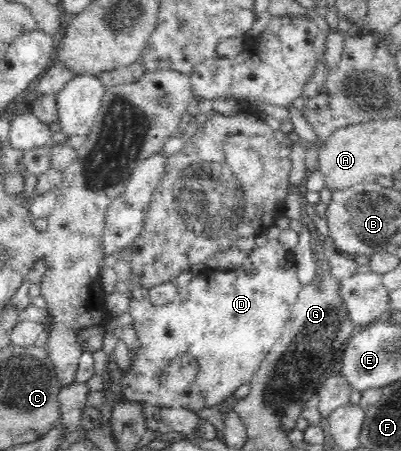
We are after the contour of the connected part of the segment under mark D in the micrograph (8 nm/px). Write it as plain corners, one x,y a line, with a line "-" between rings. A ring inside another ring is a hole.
268,240
261,248
254,250
256,259
236,271
219,273
205,269
195,270
195,277
180,289
179,296
167,305
155,306
149,303
148,288
138,283
131,286
133,296
127,310
132,320
141,350
132,358
132,367
122,373
118,391
129,402
149,402
156,406
185,406
197,411
203,407
219,406
243,383
250,383
253,374
261,367
261,362
281,339
285,331
290,307
300,291
302,284
297,280
296,261
289,255
280,240
-
189,355
197,364
193,381
177,391
168,378
169,363
175,357

